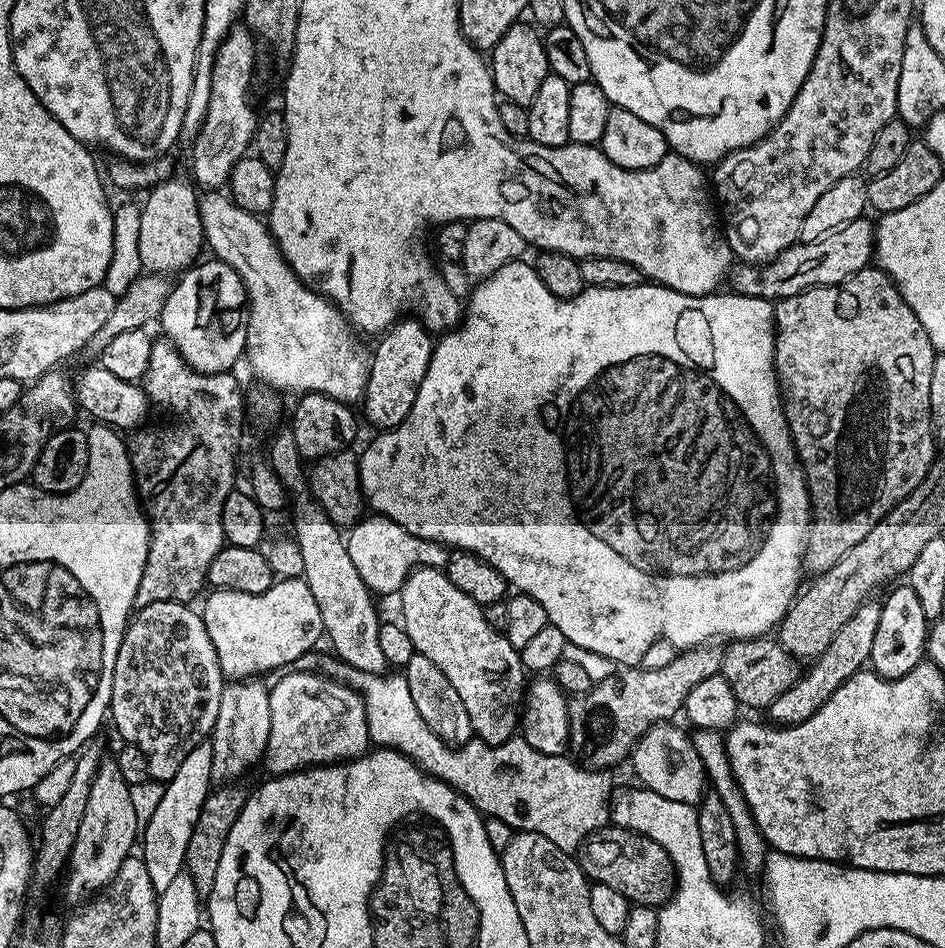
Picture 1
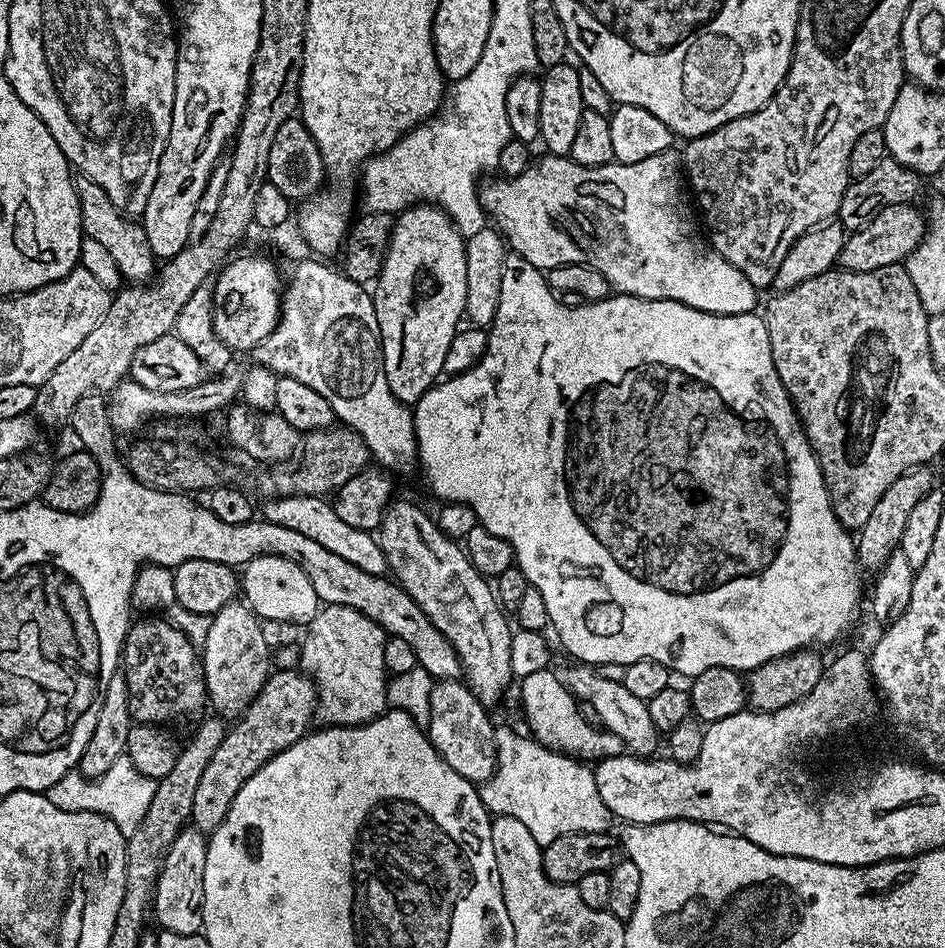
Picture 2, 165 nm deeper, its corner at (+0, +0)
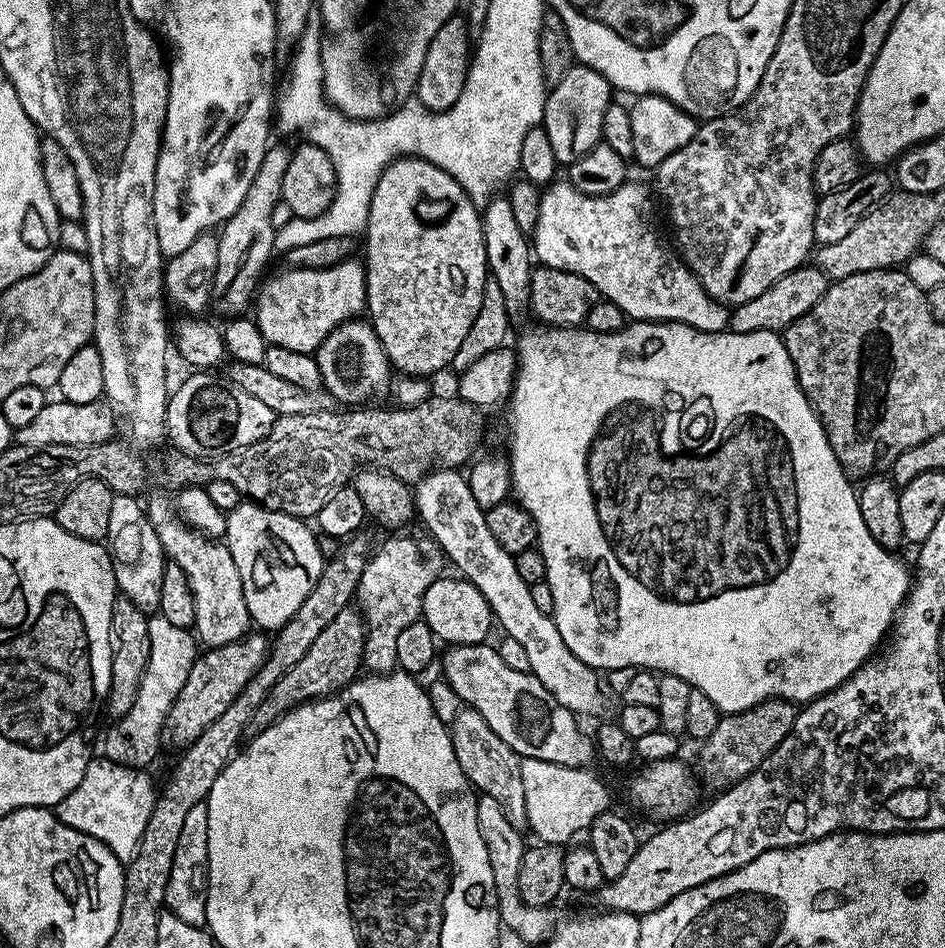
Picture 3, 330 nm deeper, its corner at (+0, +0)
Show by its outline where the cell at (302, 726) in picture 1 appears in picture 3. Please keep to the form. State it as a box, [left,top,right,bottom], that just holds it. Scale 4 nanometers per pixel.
[354,534,434,674]

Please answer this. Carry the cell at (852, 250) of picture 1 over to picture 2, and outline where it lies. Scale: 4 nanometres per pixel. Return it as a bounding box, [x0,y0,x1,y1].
[838,203,926,272]

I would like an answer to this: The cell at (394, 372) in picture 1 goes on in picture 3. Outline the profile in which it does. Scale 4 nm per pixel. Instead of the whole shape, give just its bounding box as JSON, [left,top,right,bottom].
[364,156,490,378]

